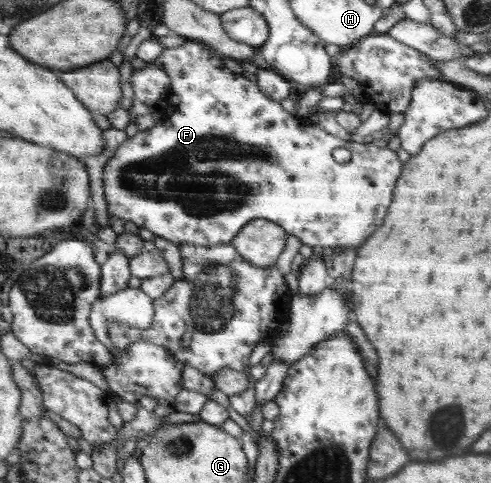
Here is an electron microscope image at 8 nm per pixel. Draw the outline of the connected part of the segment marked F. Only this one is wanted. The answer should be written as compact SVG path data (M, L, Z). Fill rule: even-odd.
M185 40L180 46L164 49L164 53L160 53L157 59L150 64L164 70L168 74L172 86L173 94L177 94L180 103L176 106L172 116L165 118L164 124L155 126L147 131L138 131L133 137L127 138L114 152L111 159L108 159L104 166L103 182L104 195L106 195L106 203L108 204L108 213L120 217L122 221L133 222L138 227L144 227L146 230L154 233L156 236L168 239L174 244L180 245L198 245L212 247L224 243L230 243L234 240L245 225L249 225L252 221L265 219L278 226L283 227L288 235L296 236L302 244L308 246L331 247L339 252L343 249L357 250L374 234L374 230L378 230L378 226L382 224L388 206L392 202L392 194L396 188L398 177L403 174L403 164L398 159L396 151L385 148L376 147L369 140L364 144L354 141L346 141L336 137L332 133L325 131L322 127L312 124L306 124L302 117L292 115L284 108L281 103L274 99L266 98L262 91L258 90L254 82L250 82L248 78L240 76L240 73L231 71L222 62L223 58L218 55L212 47L206 43L194 40ZM336 148L346 148L350 151L350 161L346 163L338 163L332 157L333 150Z

